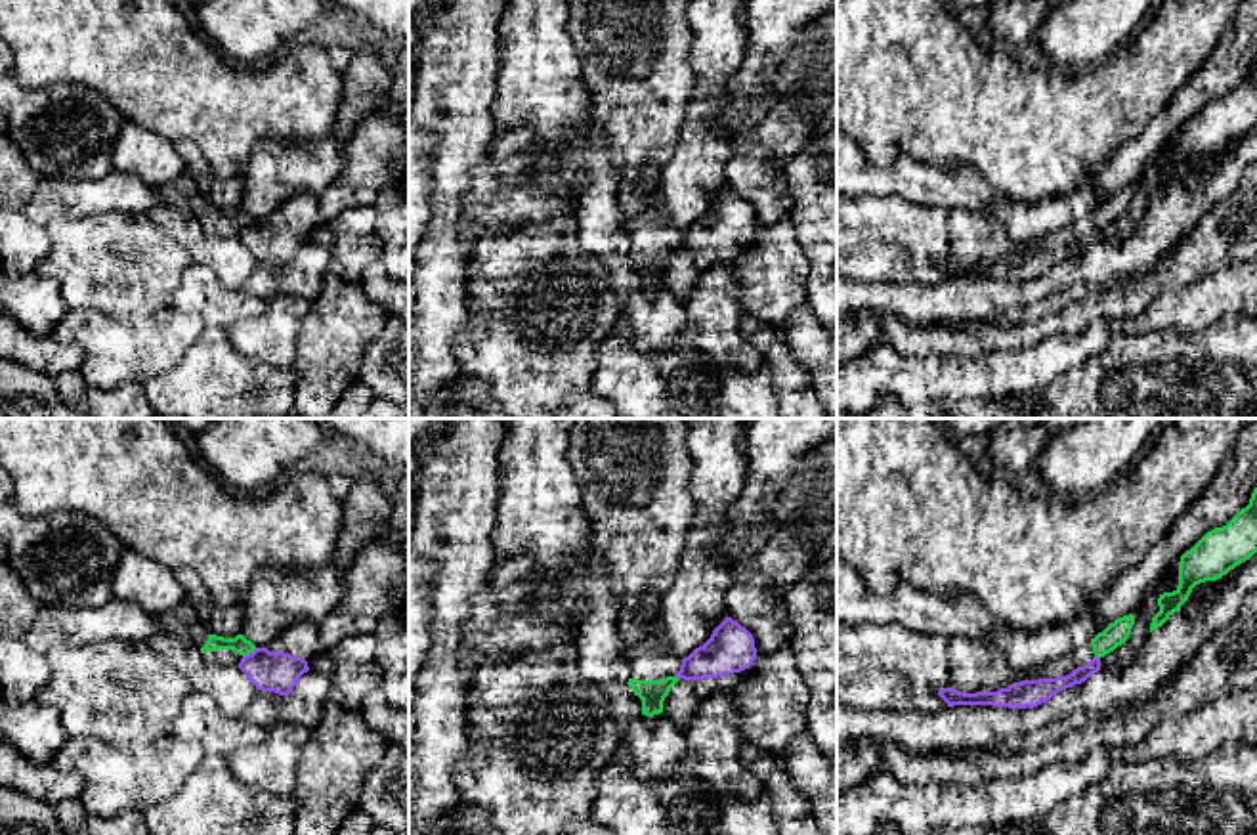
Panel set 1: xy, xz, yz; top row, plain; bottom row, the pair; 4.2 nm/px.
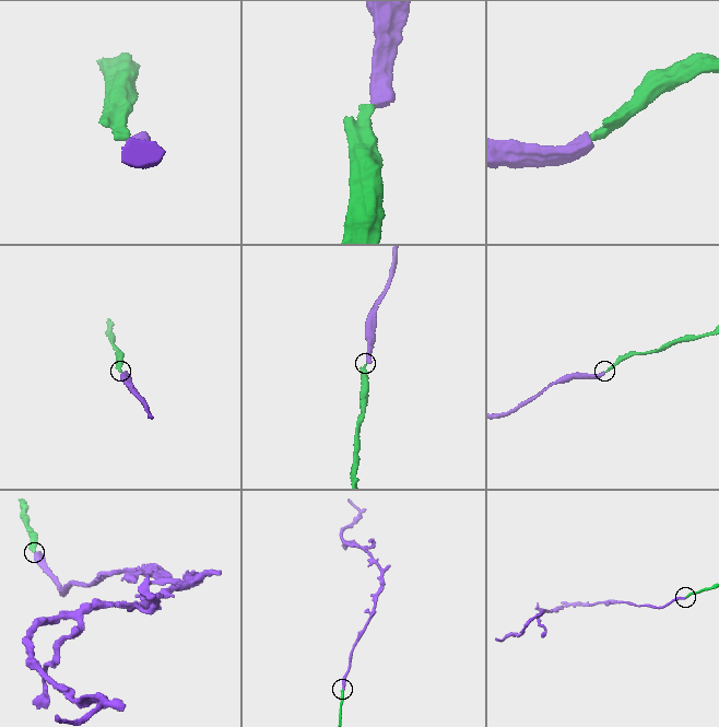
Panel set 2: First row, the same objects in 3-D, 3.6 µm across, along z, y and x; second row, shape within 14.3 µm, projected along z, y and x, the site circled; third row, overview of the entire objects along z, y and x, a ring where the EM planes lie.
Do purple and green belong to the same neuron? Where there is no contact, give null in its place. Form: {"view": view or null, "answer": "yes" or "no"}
{"view": "xy", "answer": "no"}

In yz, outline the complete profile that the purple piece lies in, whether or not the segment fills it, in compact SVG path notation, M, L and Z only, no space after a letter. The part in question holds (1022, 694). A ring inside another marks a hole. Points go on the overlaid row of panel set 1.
M1177 558L1167 571L1148 587L1140 604L1135 608L1135 625L1131 629L1129 638L1118 646L1114 652L1106 653L1104 657L1093 657L1087 665L1077 667L1074 673L1056 678L1039 678L1039 680L1022 680L1014 682L1009 688L1001 688L997 692L976 692L965 694L955 688L942 688L938 696L948 703L953 705L993 705L993 707L1009 707L1009 709L1033 709L1045 701L1049 701L1058 692L1072 688L1076 684L1085 682L1089 676L1098 673L1100 669L1106 671L1121 671L1131 661L1135 661L1150 636L1150 623L1154 615L1160 611L1158 598L1163 592L1173 592L1179 587L1179 562Z

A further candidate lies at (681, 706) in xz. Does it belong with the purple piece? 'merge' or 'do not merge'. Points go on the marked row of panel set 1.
merge

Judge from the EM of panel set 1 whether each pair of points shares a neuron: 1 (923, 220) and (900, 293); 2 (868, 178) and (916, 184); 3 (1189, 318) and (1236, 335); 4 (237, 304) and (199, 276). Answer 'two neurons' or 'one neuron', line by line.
1: two neurons
2: one neuron
3: two neurons
4: one neuron

